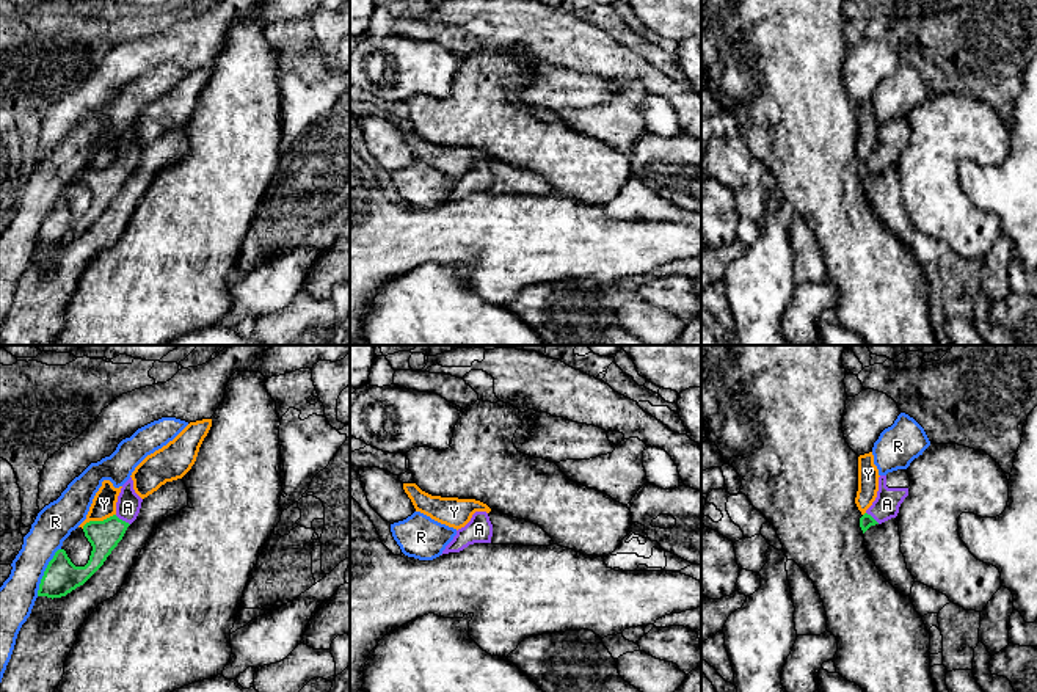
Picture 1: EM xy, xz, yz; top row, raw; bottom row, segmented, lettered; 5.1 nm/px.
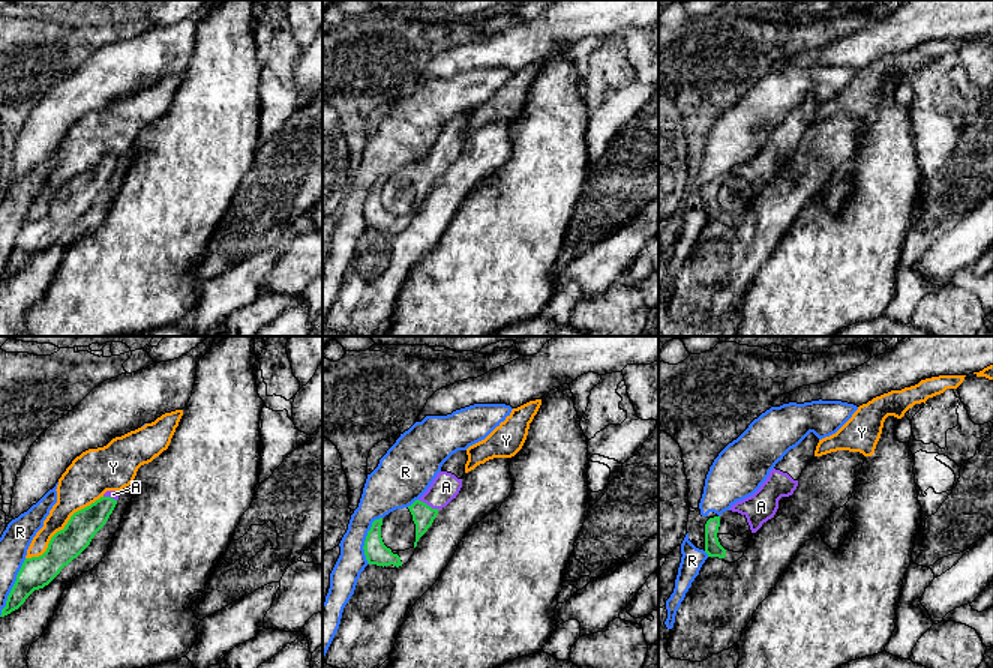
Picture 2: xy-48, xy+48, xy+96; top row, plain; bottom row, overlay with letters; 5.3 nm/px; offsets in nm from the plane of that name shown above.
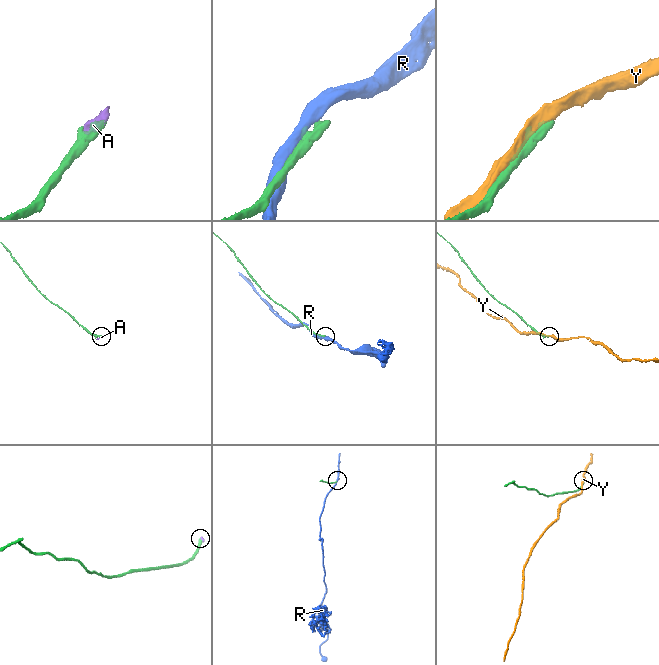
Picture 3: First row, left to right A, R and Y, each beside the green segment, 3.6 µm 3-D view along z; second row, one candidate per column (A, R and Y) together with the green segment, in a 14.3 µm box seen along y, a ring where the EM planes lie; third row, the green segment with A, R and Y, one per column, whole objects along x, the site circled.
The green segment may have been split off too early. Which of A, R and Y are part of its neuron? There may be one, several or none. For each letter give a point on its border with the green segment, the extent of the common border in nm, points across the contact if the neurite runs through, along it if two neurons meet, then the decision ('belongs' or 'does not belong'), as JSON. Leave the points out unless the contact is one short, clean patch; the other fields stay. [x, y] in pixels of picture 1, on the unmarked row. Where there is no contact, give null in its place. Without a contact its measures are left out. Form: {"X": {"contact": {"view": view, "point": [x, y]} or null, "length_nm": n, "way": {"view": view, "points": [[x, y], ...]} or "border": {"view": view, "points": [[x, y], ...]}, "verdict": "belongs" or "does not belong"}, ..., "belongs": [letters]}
{"A": {"contact": {"view": "xy", "point": [121, 168]}, "length_nm": 90, "way": {"view": "xy", "points": [[104, 184], [121, 168], [127, 156]]}, "verdict": "belongs"}, "R": {"contact": {"view": "xy", "point": [44, 220]}, "length_nm": 280, "verdict": "does not belong"}, "Y": {"contact": {"view": "xy", "point": [98, 170]}, "length_nm": 190, "verdict": "does not belong"}, "belongs": ["A"]}

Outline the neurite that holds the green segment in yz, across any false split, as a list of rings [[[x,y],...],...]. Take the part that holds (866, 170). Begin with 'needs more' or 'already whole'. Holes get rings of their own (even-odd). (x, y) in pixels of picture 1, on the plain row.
needs more | [[[897,118],[879,126],[879,140],[872,154],[860,166],[863,182],[875,173],[896,166],[899,155],[908,144],[910,124],[907,118]]]

